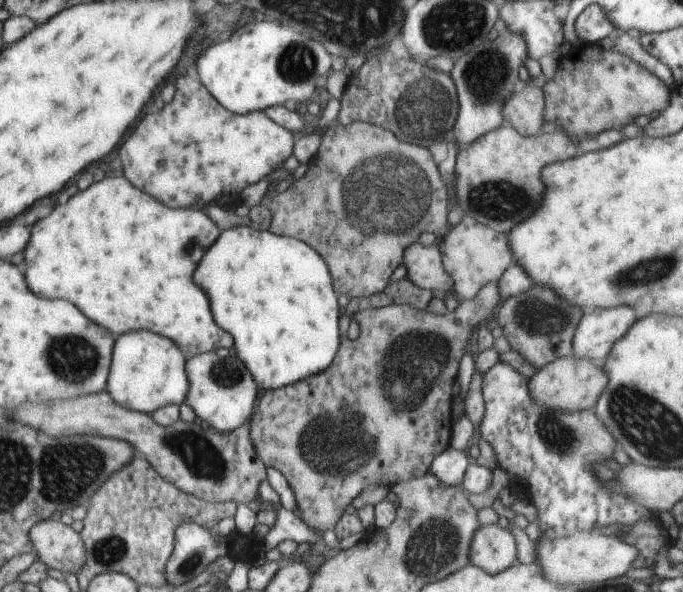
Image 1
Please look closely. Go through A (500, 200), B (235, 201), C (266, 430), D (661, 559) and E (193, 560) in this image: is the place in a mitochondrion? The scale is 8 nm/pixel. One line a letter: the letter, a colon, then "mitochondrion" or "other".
A: mitochondrion
B: other
C: other
D: other
E: mitochondrion

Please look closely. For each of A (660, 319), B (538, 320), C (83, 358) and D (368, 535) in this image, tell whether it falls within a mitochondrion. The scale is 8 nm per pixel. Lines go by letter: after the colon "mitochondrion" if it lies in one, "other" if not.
A: other
B: mitochondrion
C: mitochondrion
D: other

